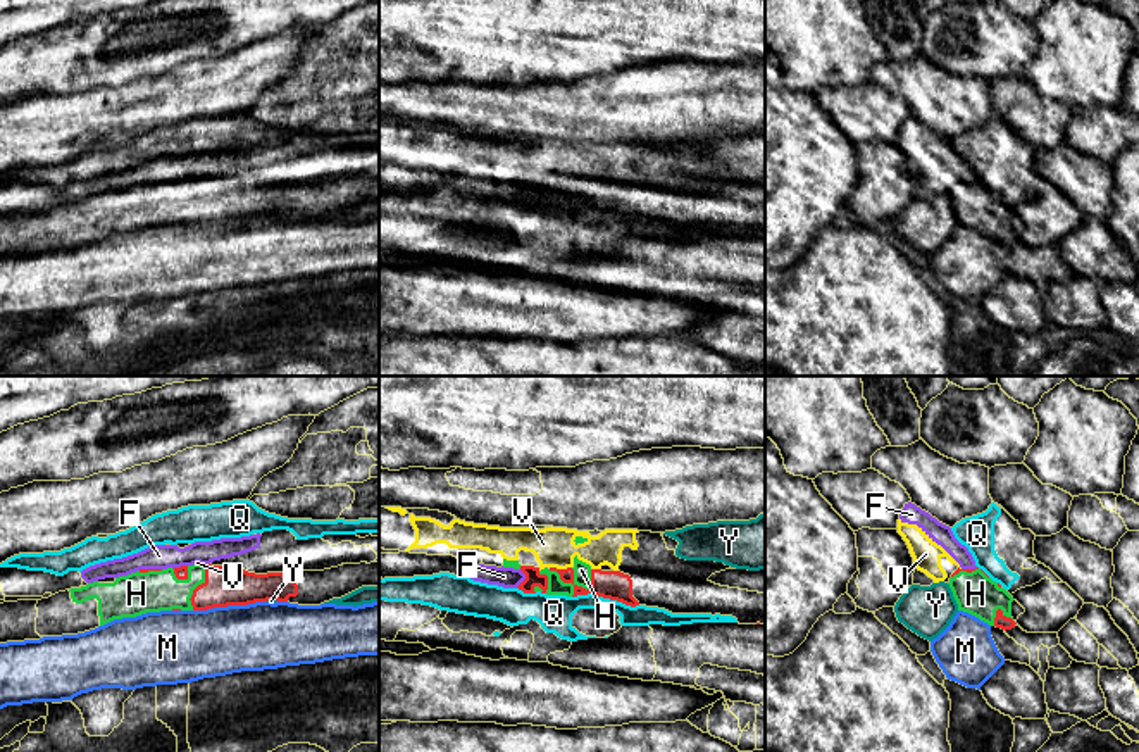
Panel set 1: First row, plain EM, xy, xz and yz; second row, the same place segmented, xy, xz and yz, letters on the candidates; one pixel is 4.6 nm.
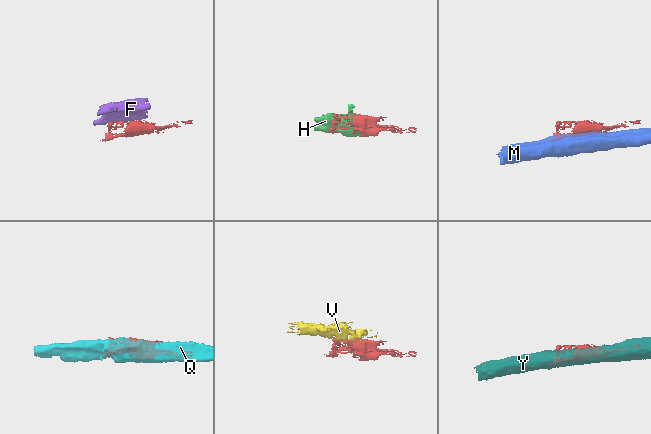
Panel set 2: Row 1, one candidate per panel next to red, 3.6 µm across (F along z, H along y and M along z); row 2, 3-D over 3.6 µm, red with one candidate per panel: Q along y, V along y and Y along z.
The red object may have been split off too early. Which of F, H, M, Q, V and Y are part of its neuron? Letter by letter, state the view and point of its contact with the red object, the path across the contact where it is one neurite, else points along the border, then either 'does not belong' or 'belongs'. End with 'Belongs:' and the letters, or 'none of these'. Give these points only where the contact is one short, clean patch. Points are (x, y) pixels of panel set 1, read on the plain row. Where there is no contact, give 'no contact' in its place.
F: xz (526, 192) | along xz (521, 183), (524, 192), (516, 200) | does not belong
H: xz (569, 195) | belongs
M: xy (230, 218) | does not belong
Q: xz (605, 211) | does not belong
V: xz (560, 183) | does not belong
Y: xy (273, 213) | does not belong
Belongs: H

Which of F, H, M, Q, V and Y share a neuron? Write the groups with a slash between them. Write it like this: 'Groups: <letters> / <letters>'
Groups: F V / H / M / Q / Y

